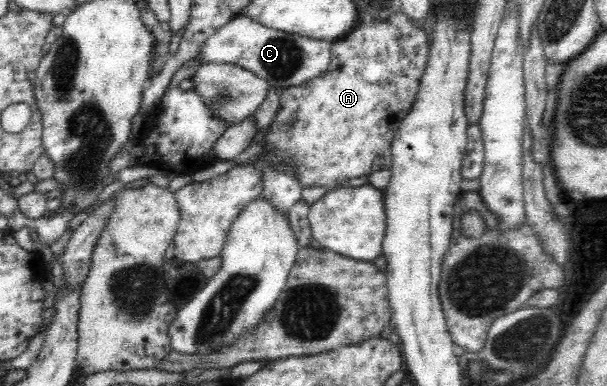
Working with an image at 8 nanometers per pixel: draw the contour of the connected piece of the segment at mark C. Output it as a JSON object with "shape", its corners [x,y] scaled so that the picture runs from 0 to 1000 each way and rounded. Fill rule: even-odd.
{"shape":[[[394,41],[341,98],[320,155],[331,166],[357,161],[399,171],[437,205],[445,223],[466,233],[496,223],[498,212],[534,189],[542,176],[545,122],[542,106],[450,78],[409,44]]]}

